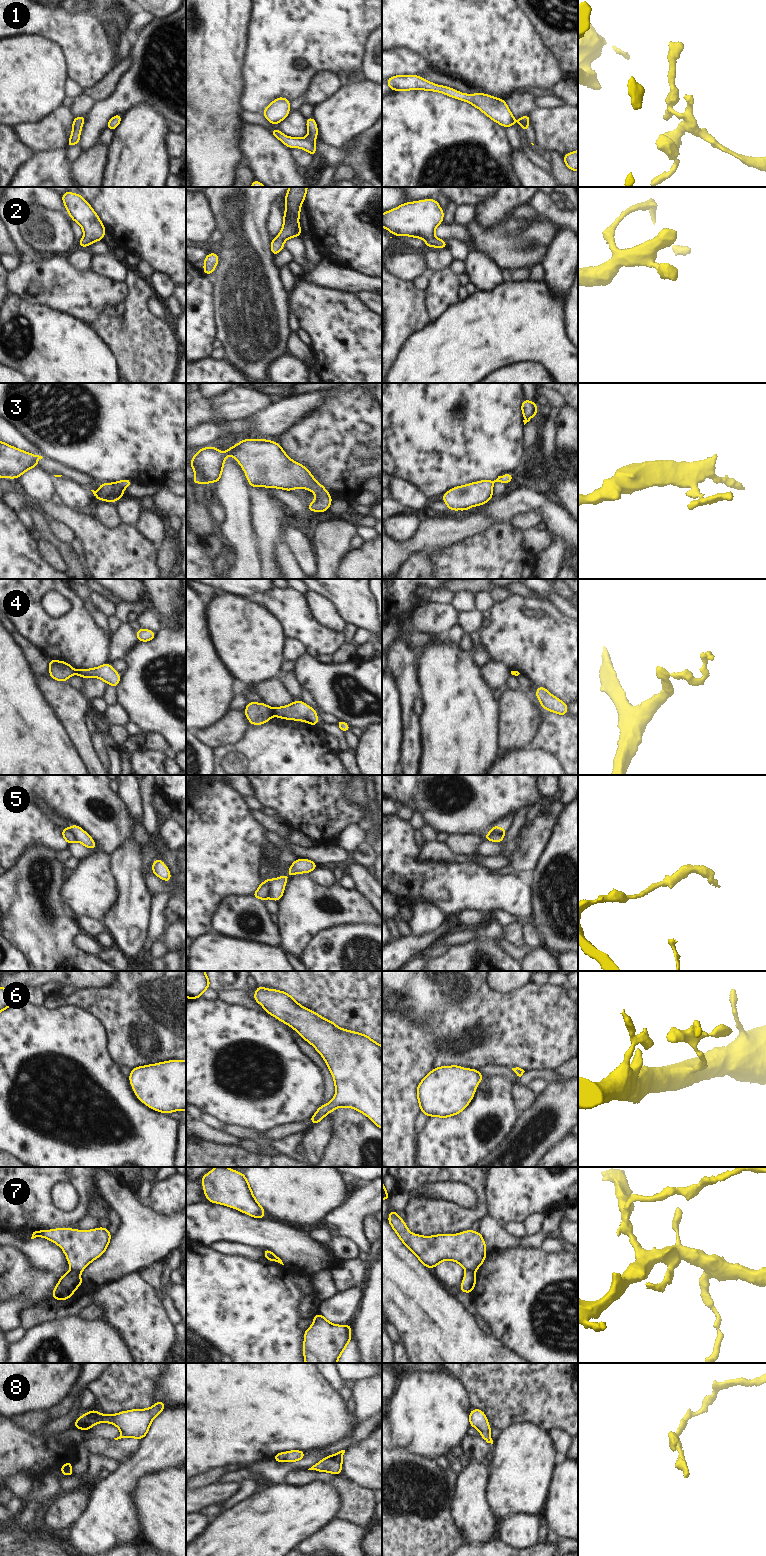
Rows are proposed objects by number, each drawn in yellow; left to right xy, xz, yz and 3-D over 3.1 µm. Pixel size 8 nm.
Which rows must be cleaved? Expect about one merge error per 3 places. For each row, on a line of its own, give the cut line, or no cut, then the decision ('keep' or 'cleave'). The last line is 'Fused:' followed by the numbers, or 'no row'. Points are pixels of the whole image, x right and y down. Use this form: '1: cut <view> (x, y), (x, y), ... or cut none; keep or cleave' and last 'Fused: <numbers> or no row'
1: cut none; keep
2: cut none; keep
3: cut none; keep
4: cut xz (271, 708), (274, 714); cleave
5: cut xz (270, 879), (267, 897); cleave
6: cut none; keep
7: cut xy (70, 1269), (79, 1274); cleave
8: cut none; keep
Fused: 4, 5, 7

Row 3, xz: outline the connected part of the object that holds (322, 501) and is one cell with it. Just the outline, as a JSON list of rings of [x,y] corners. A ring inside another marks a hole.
[[[244,439],[235,446],[229,446],[225,453],[213,446],[199,449],[189,464],[195,471],[195,477],[191,479],[193,484],[203,483],[209,486],[211,481],[217,484],[226,456],[237,460],[251,488],[264,486],[286,491],[306,489],[315,493],[315,500],[308,504],[308,510],[329,510],[333,498],[327,489],[317,482],[304,465],[294,462],[281,445],[272,440]]]

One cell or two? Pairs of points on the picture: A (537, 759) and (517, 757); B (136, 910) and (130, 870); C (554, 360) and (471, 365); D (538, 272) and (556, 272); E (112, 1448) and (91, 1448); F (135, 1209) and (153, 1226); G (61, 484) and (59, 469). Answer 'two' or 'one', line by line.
A: one
B: one
C: one
D: two
E: one
F: one
G: two

